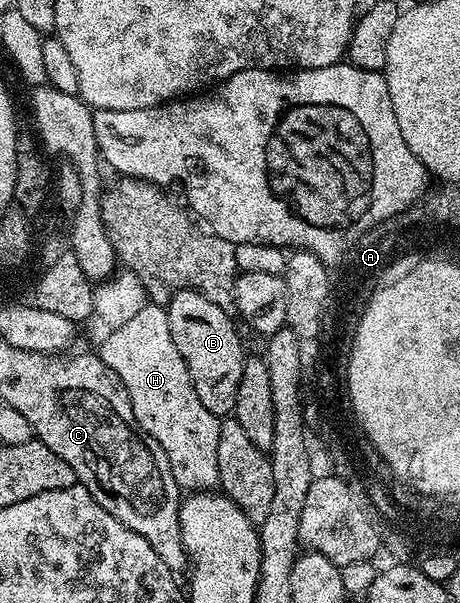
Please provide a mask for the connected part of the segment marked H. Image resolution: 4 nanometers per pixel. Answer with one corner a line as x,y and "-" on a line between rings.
148,302
140,311
133,316
132,319
122,324
122,326
109,331
108,335
101,348
98,349
98,355
102,363
104,363
109,370
116,373
120,379
120,387
126,390
128,395
126,404
127,407
132,407
130,411
131,419
134,421
135,427
139,429
143,435
148,439
158,442
158,446
162,446
162,450
168,459
168,470
172,473
176,483
184,490
212,490
220,483
218,478
218,430
220,429
220,420
214,414
210,414
210,410
206,410
206,406
202,406
202,402
198,398
198,394
194,394
194,382
190,382
190,370
186,370
186,362
182,362
182,354
178,354
178,346
174,345
174,340
170,335
169,316
167,309
163,305
153,304

